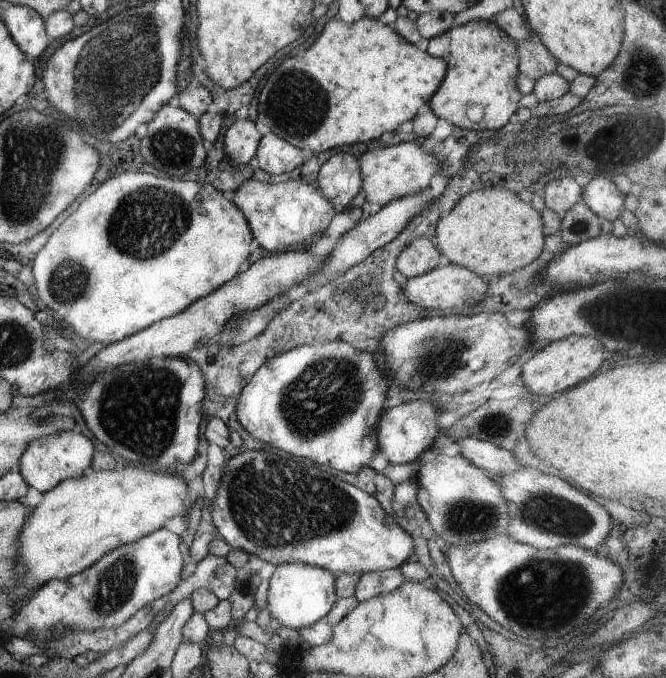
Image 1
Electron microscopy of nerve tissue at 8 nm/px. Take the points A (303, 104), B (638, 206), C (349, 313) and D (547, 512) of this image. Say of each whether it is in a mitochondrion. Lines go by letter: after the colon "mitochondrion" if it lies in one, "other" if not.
A: mitochondrion
B: other
C: other
D: mitochondrion

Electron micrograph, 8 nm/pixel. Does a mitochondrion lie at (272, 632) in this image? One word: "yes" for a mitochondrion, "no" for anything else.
no

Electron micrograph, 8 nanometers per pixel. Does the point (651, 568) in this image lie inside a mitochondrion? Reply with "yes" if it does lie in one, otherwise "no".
no

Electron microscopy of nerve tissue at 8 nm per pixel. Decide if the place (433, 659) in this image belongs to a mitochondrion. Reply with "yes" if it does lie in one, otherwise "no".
no

